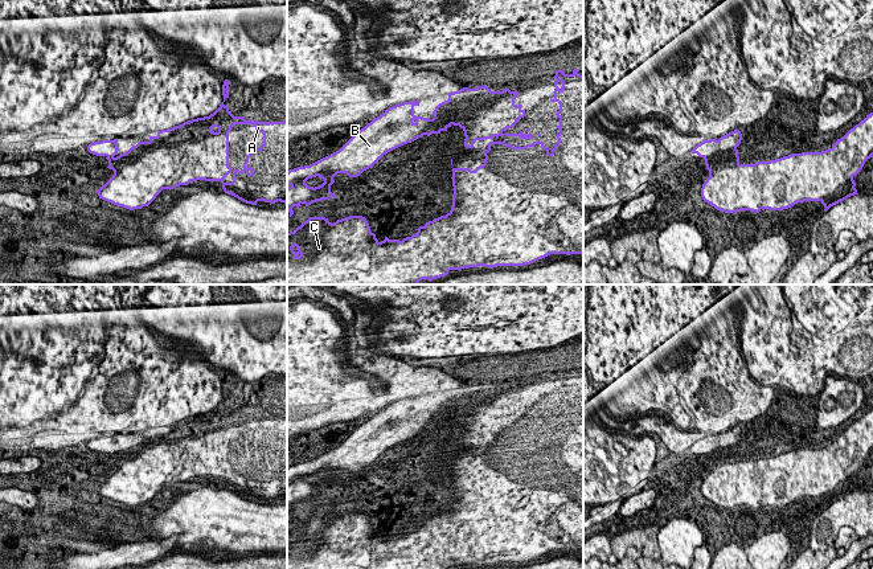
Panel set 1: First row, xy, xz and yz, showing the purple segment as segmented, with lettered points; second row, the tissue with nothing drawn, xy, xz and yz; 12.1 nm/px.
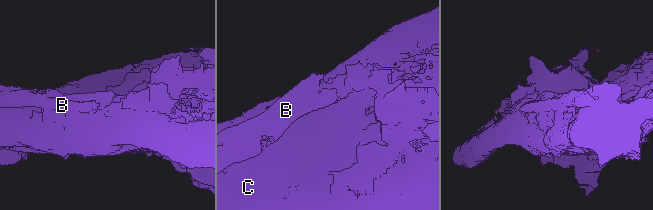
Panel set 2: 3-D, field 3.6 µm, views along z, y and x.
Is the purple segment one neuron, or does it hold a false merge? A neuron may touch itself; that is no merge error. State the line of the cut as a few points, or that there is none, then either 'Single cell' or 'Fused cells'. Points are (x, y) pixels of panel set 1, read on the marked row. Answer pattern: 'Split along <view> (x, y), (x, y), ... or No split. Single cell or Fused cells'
Split along xz (405, 111), (397, 122), (413, 123), (417, 138). Fused cells

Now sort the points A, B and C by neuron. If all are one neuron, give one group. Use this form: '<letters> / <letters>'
A C / B

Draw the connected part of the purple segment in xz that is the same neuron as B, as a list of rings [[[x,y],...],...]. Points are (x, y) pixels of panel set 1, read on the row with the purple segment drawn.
[[[419,101],[403,102],[385,110],[357,131],[339,151],[304,167],[287,172],[287,187],[312,177],[333,179],[337,173],[357,177],[388,152],[417,140],[417,124],[398,124],[397,119],[414,115]]]

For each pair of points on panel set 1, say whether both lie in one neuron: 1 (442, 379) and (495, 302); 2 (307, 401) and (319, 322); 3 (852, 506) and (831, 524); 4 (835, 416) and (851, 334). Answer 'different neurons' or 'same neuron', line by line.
1: different neurons
2: same neuron
3: same neuron
4: different neurons

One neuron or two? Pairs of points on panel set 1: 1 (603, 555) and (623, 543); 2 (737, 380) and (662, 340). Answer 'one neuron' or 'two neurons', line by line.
1: two neurons
2: one neuron

